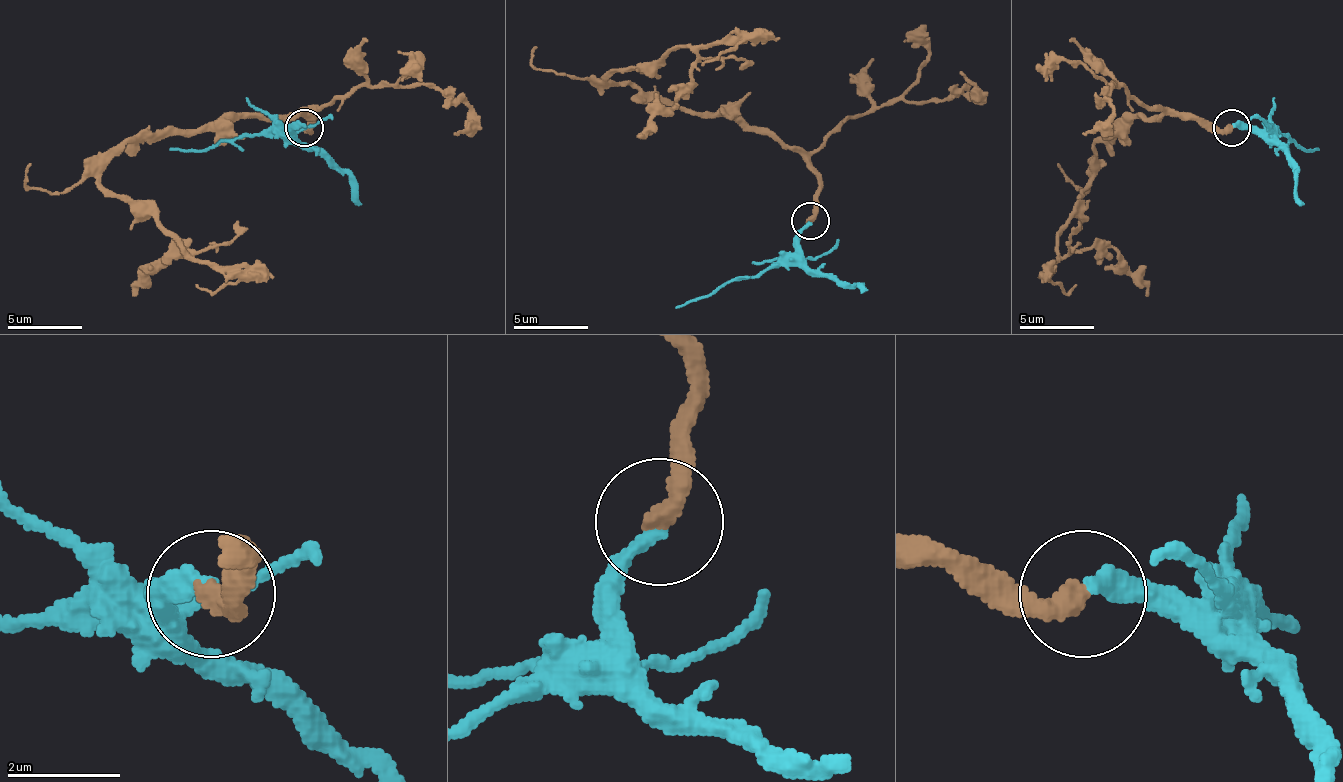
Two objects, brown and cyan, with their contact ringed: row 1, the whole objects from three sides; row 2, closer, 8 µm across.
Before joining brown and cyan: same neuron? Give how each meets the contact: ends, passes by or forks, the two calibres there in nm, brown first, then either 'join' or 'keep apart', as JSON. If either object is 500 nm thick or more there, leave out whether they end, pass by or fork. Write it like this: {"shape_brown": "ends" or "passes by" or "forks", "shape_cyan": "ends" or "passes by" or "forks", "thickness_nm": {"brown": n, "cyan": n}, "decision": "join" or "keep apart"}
{"shape_brown": "ends", "shape_cyan": "ends", "thickness_nm": {"brown": 360, "cyan": 280}, "decision": "join"}

